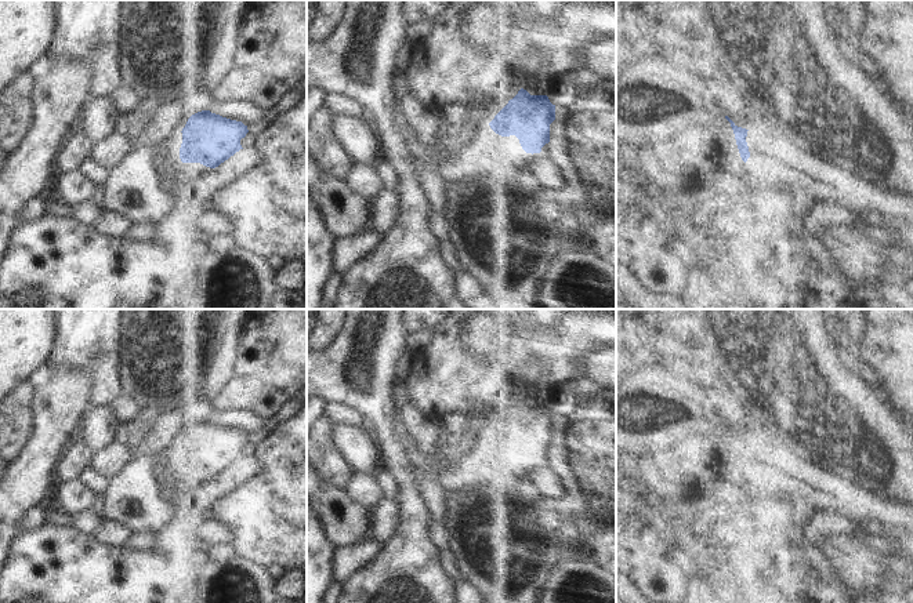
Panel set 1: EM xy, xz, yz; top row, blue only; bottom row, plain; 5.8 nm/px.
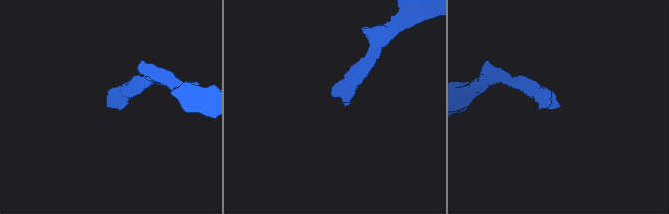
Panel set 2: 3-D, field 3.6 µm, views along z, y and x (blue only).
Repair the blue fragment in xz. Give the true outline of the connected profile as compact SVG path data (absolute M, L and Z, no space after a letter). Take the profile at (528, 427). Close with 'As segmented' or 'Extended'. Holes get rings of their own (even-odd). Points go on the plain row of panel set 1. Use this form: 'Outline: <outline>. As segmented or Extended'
Outline: M521 397L518 403L494 425L489 433L471 440L460 458L445 454L448 436L439 429L439 439L428 455L442 488L464 488L475 483L526 487L533 464L550 451L550 433L555 429L555 414L547 404L530 404Z. Extended

